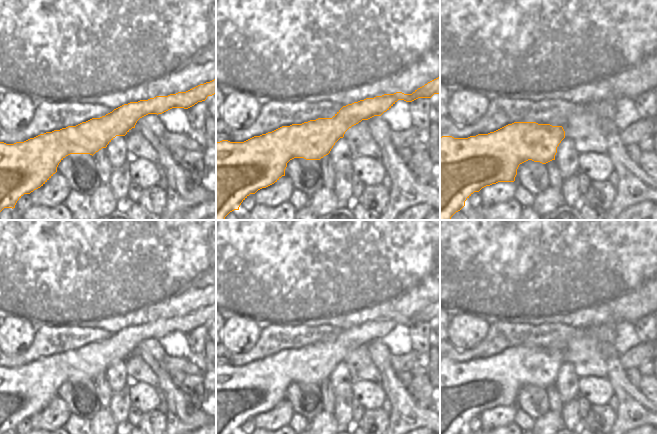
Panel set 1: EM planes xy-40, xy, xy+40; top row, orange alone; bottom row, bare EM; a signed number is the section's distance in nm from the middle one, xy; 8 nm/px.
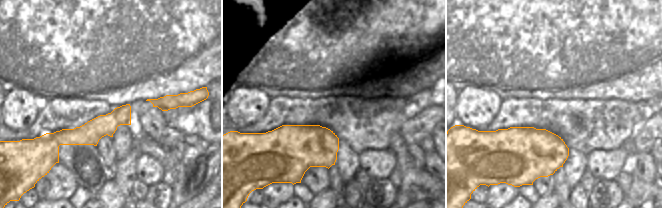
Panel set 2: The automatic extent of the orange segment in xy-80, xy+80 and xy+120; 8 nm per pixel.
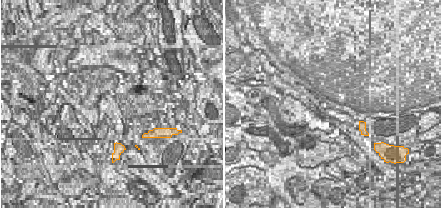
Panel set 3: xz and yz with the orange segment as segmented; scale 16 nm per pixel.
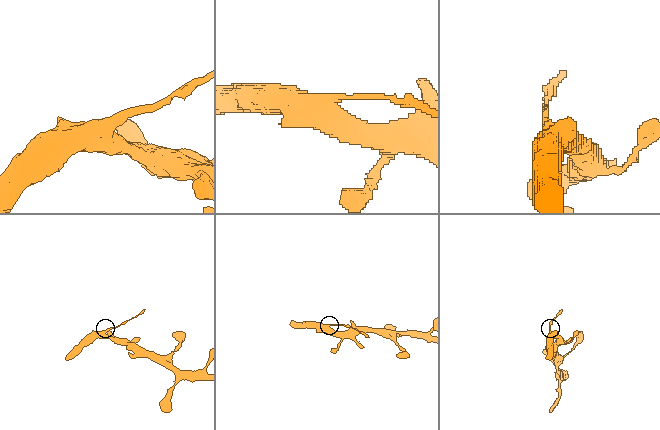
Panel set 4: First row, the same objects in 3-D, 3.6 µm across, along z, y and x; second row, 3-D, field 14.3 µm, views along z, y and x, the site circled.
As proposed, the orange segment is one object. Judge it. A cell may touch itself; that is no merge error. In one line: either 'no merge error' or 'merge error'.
merge error

